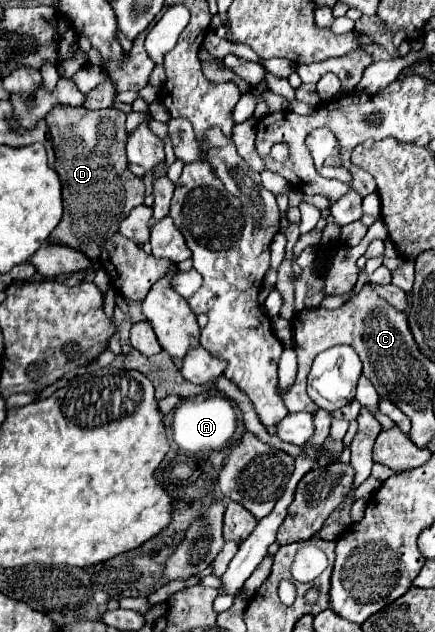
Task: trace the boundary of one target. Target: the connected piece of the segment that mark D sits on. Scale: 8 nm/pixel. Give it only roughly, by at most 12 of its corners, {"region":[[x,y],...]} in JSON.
{"region":[[126,113],[46,119],[64,215],[48,243],[98,263],[144,201]]}

